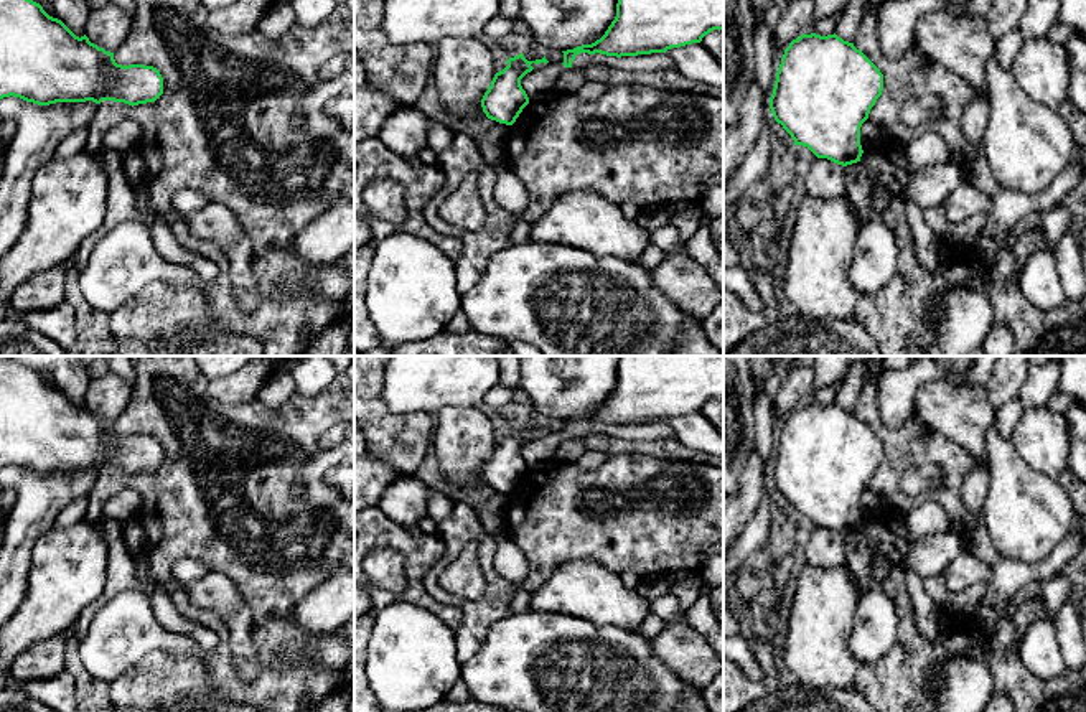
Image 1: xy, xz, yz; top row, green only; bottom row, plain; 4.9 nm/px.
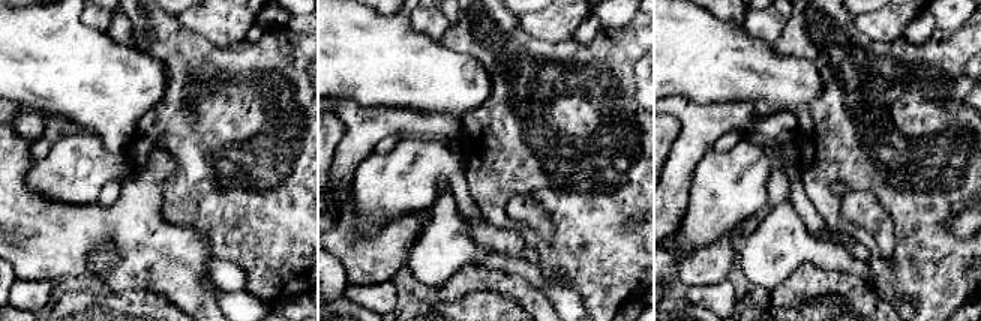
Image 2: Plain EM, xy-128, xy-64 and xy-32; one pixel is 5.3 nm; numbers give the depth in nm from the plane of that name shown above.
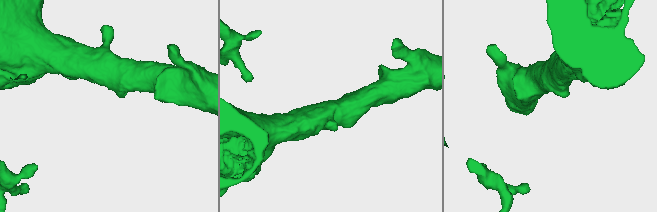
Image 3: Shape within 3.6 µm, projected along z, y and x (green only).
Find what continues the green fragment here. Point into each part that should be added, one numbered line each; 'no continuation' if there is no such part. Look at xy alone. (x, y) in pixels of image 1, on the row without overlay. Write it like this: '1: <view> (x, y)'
no continuation

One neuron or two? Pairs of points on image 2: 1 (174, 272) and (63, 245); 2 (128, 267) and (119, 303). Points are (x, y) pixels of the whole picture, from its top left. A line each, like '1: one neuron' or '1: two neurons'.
1: one neuron
2: two neurons

